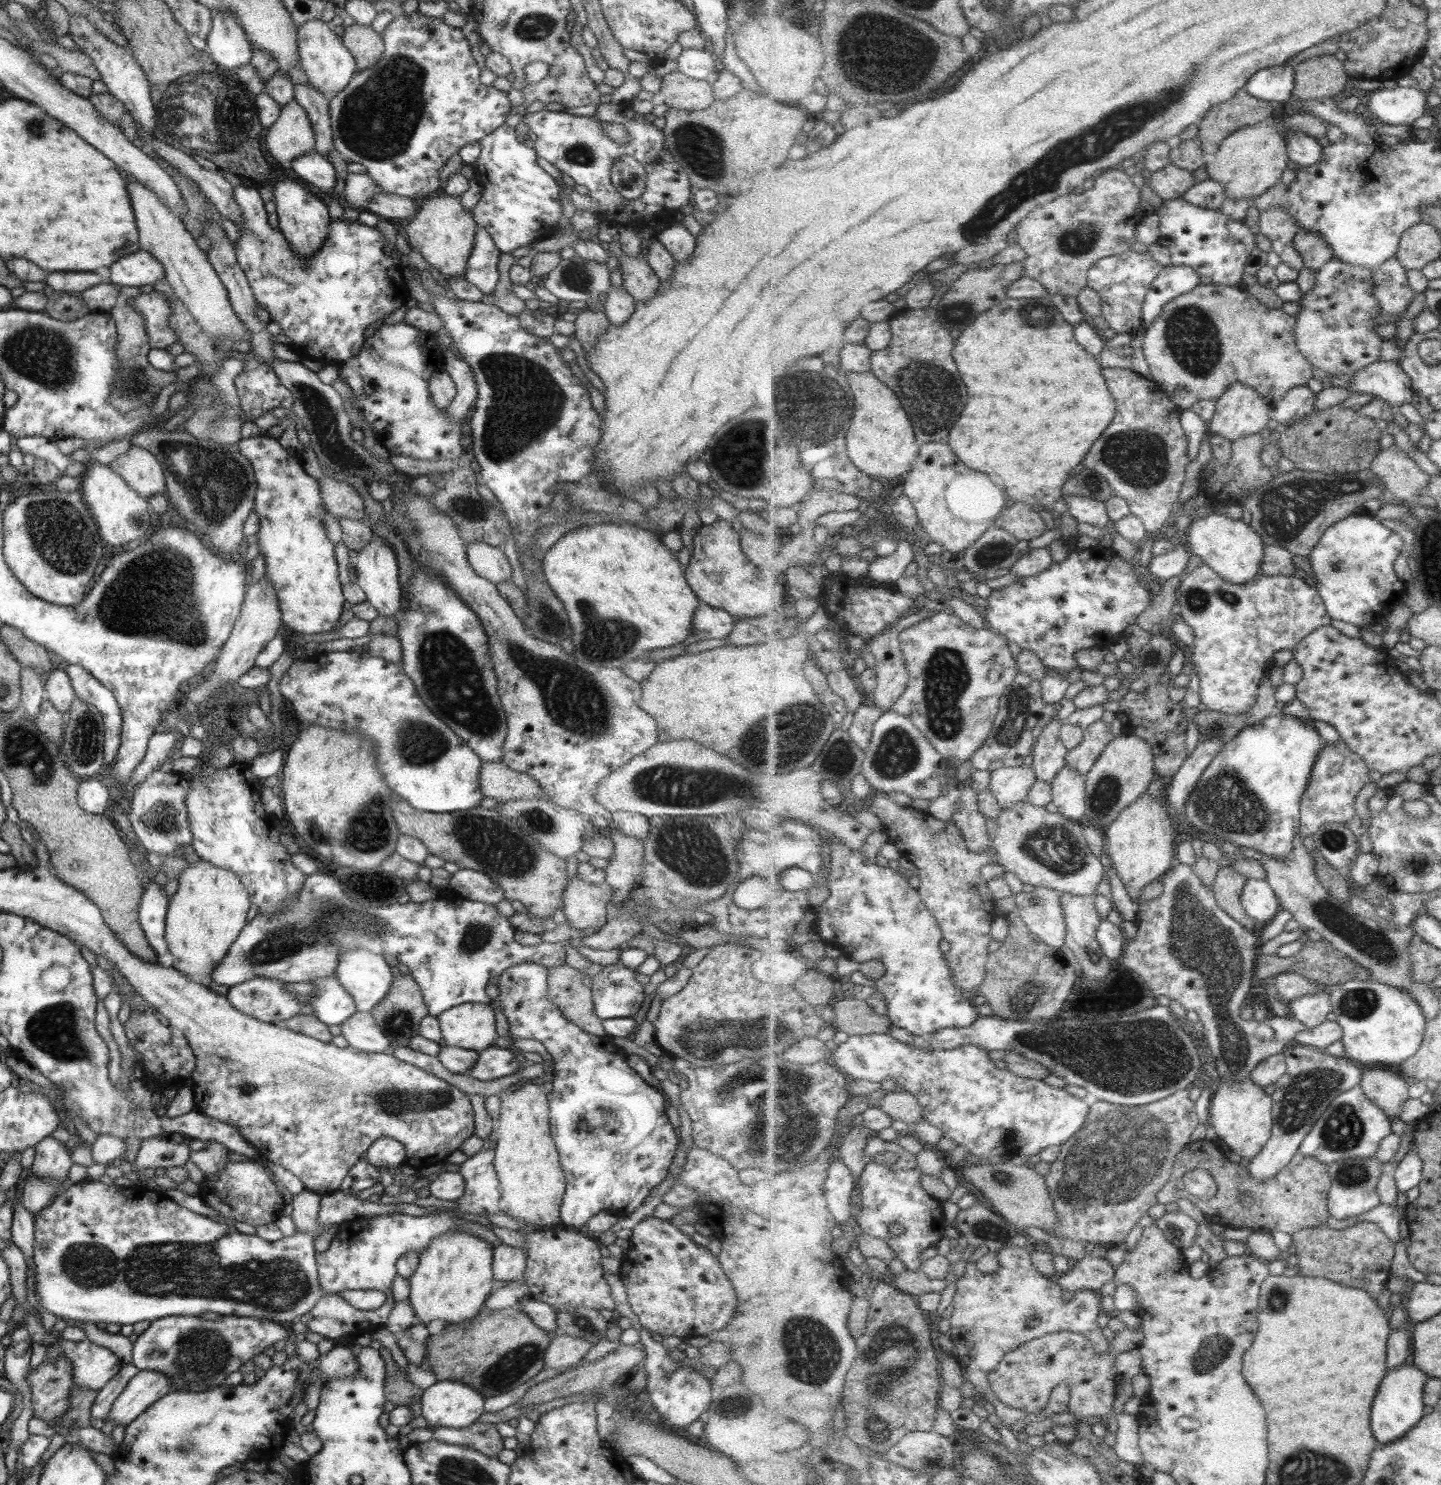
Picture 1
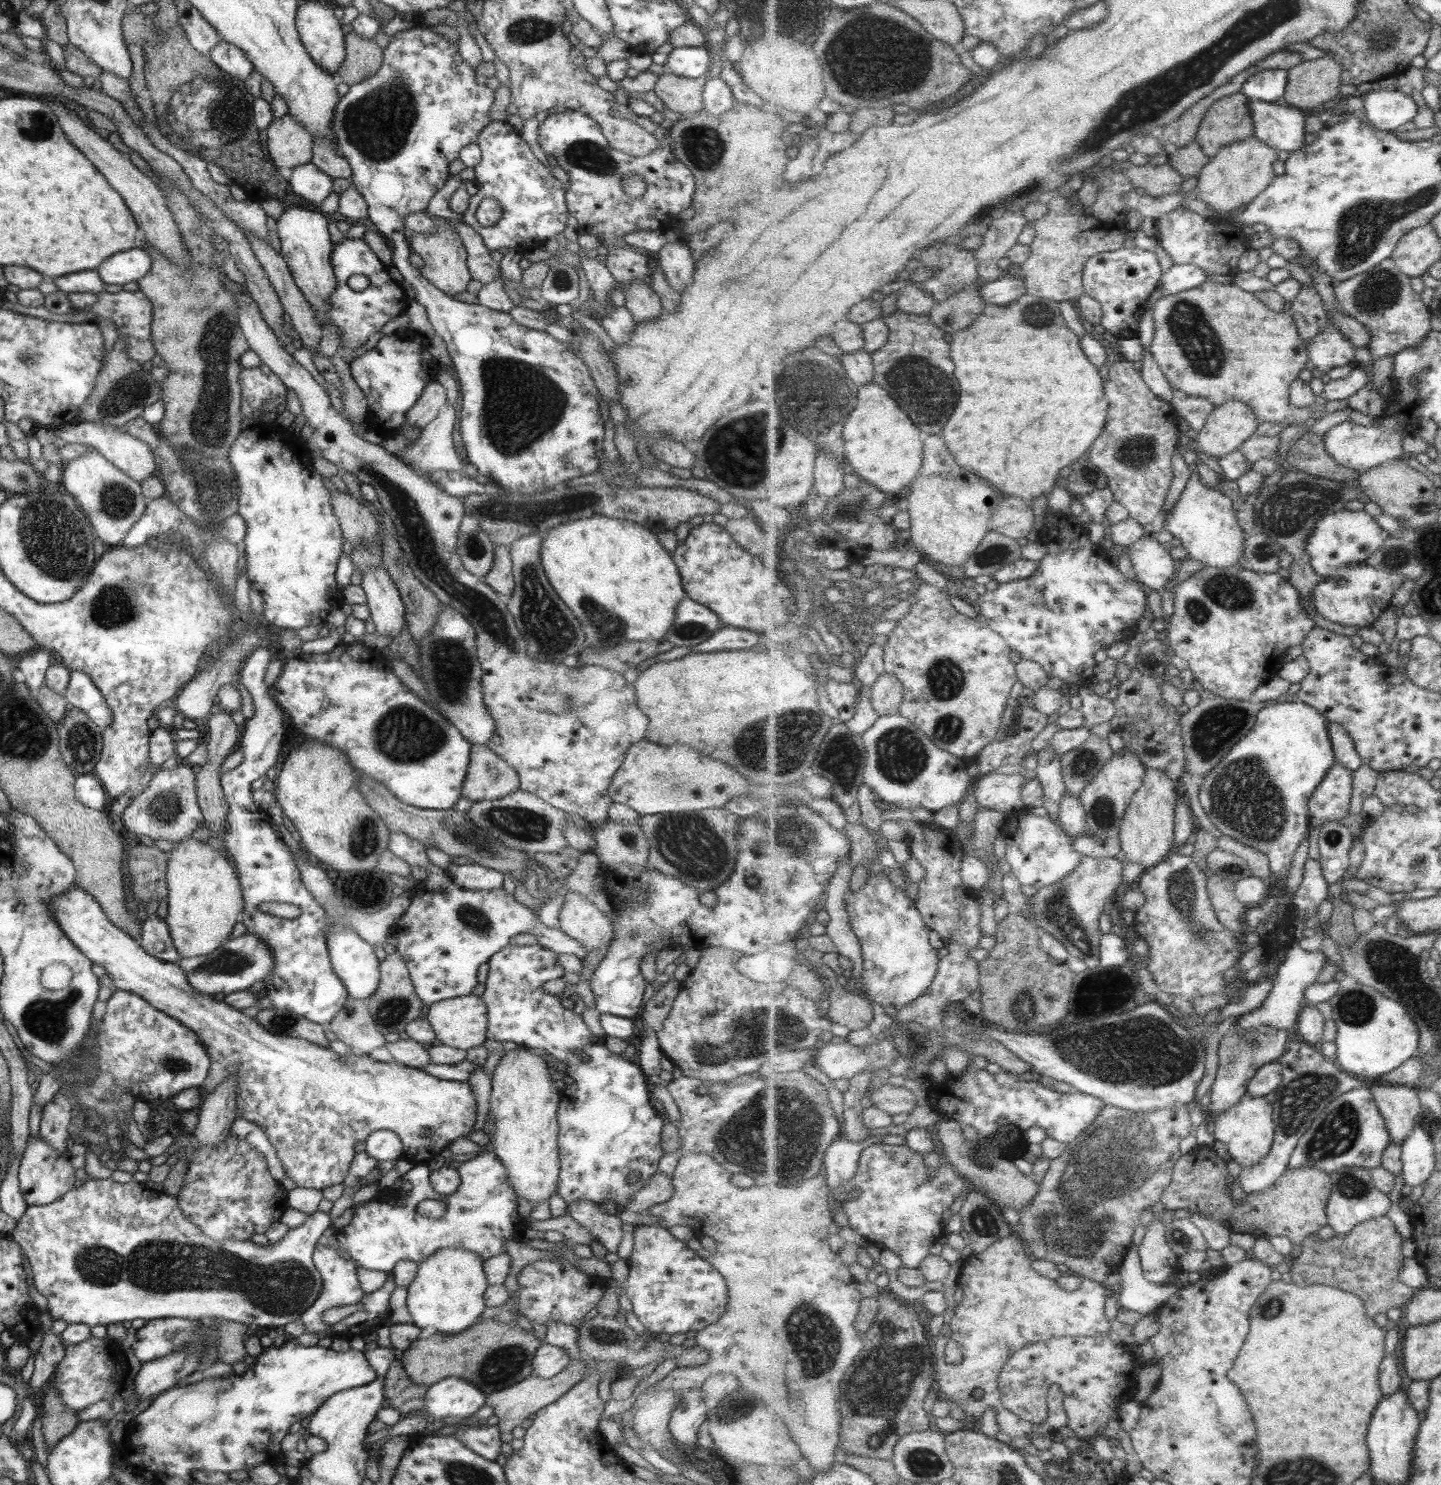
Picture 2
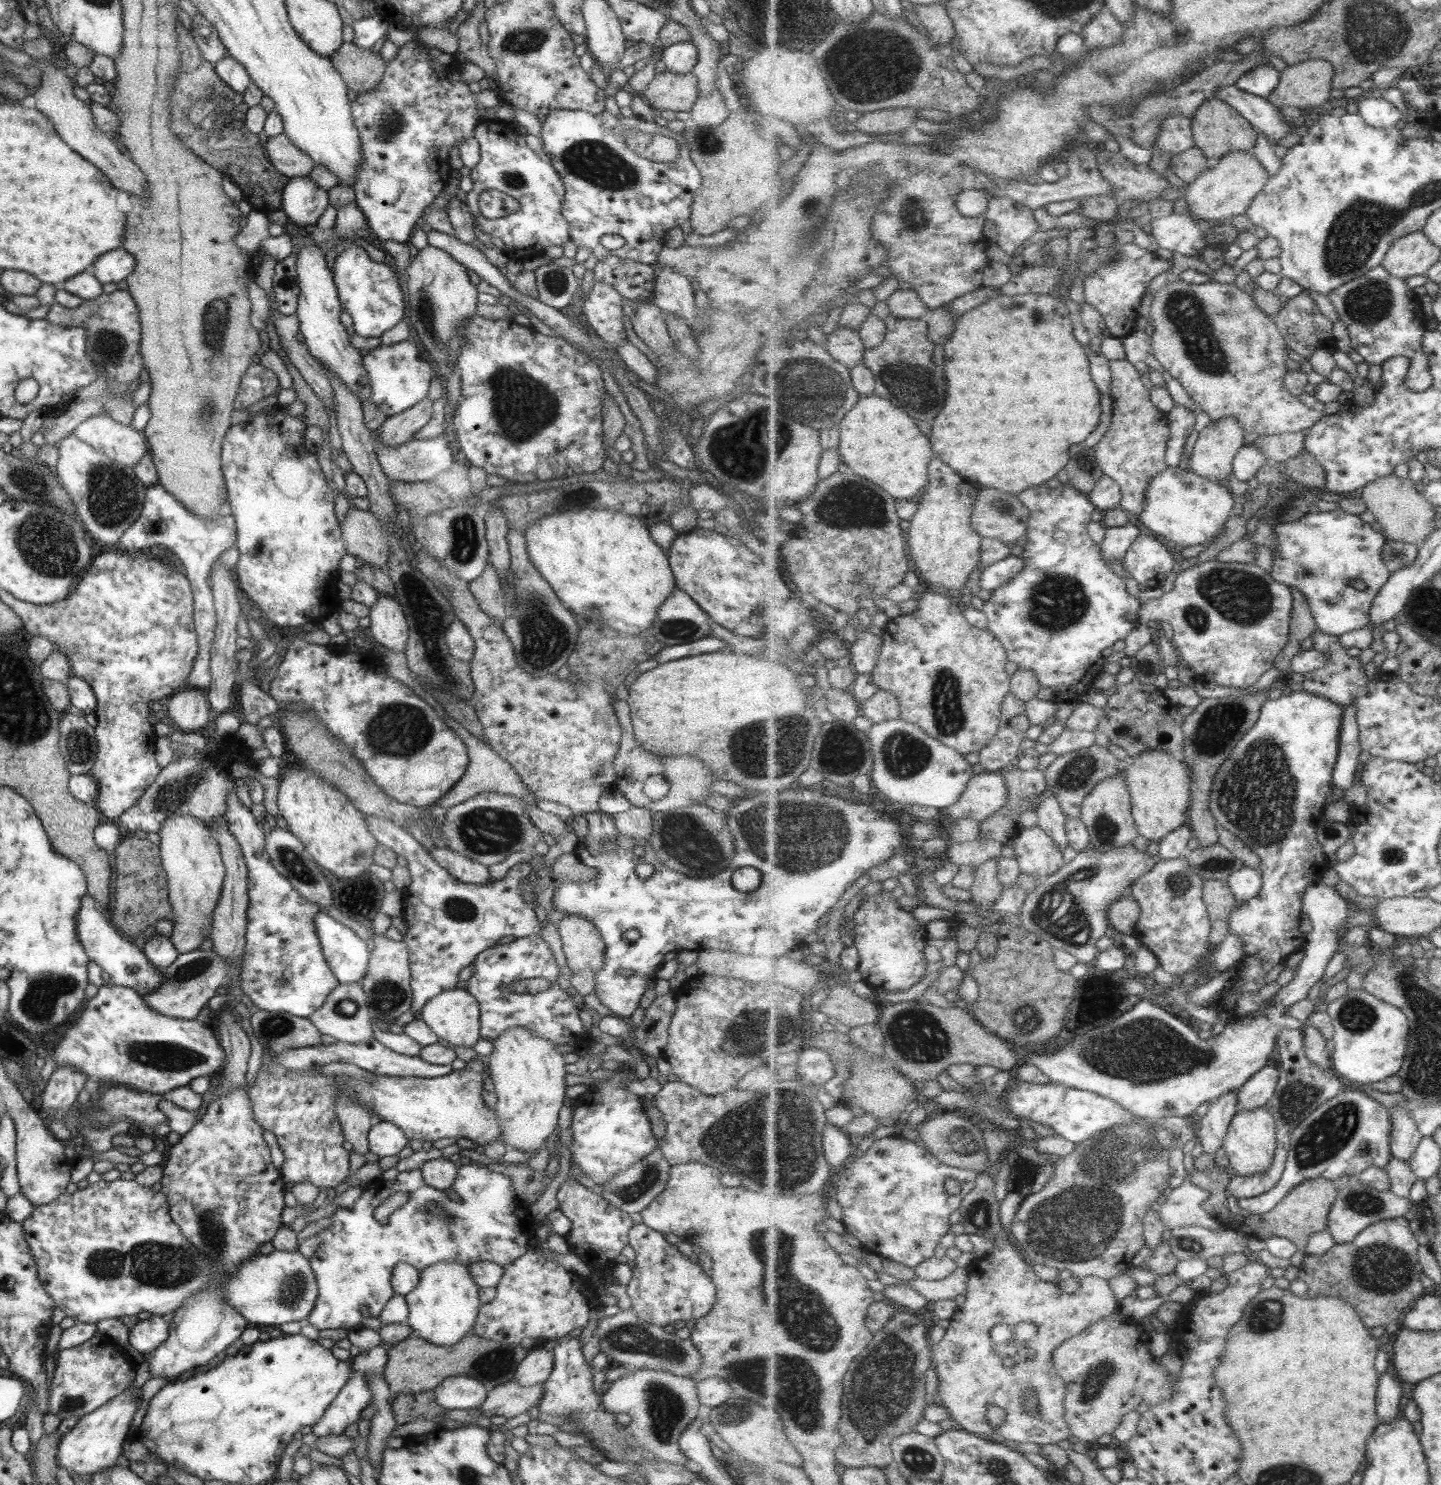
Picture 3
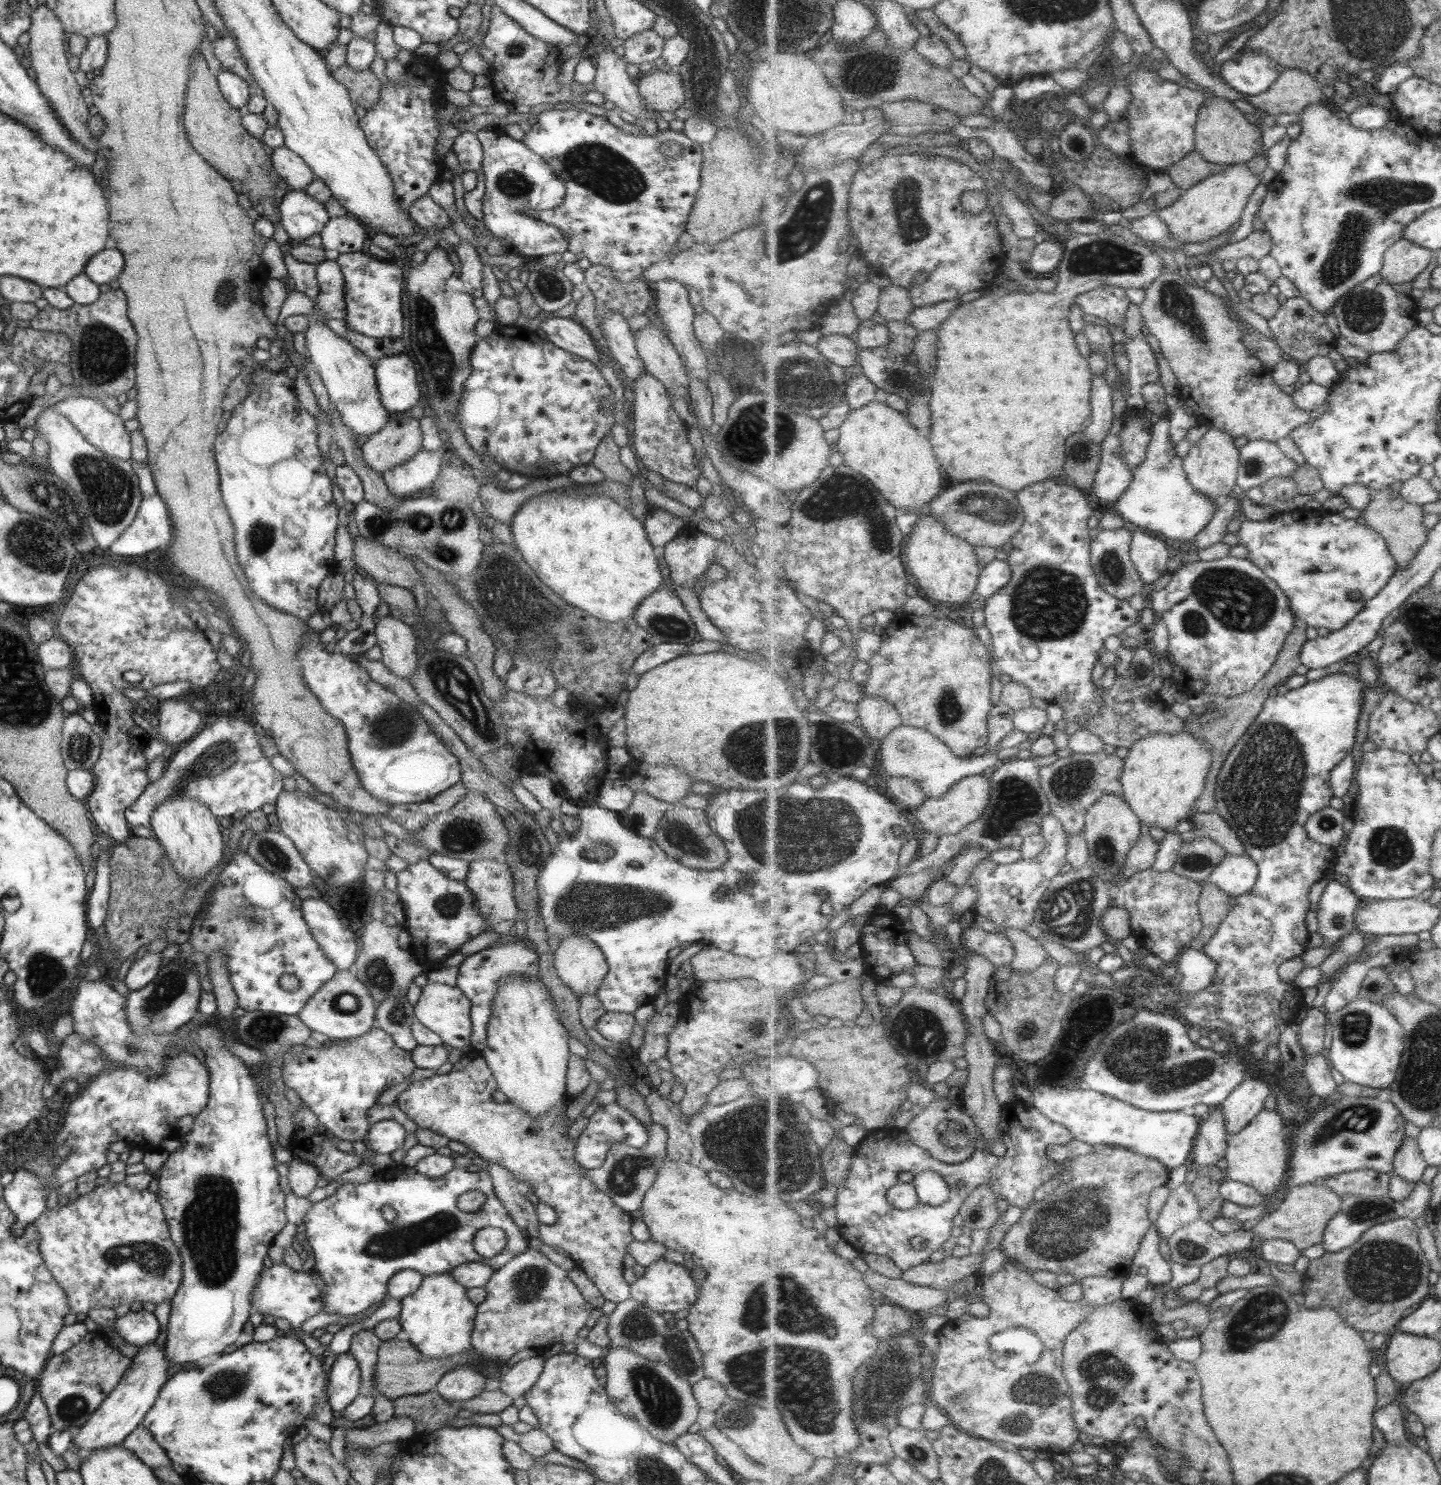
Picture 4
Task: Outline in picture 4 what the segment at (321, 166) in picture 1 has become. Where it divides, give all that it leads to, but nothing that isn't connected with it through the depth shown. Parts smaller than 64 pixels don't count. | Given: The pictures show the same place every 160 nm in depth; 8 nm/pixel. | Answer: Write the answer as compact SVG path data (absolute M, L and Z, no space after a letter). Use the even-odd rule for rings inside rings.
M289 190L289 193L279 203L279 215L281 228L283 228L289 237L289 245L303 243L306 238L320 234L329 218L324 210L324 204L313 200L311 196L307 195L305 190Z

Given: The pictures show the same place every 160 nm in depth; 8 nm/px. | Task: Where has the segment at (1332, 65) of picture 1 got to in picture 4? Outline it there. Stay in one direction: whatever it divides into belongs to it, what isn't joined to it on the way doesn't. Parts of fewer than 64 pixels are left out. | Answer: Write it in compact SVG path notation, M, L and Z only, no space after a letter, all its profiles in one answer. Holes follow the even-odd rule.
M1289 68L1263 94L1250 95L1248 102L1269 115L1296 114L1323 98L1319 79L1305 68Z

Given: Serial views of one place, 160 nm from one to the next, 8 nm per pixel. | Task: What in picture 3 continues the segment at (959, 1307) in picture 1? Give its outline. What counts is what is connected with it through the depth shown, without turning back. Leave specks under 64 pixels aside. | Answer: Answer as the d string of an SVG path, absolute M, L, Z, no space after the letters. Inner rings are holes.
M999 1235L999 1237L995 1237L995 1240L994 1252L983 1258L975 1258L968 1268L972 1278L967 1283L968 1291L965 1294L966 1300L963 1307L949 1320L949 1328L945 1330L943 1342L939 1342L941 1348L936 1348L935 1345L933 1349L933 1360L938 1377L936 1400L949 1410L951 1420L959 1429L987 1438L998 1432L1005 1439L1015 1443L1021 1442L1021 1444L1023 1442L1033 1442L1039 1446L1059 1444L1061 1440L1067 1440L1072 1435L1072 1430L1067 1423L1066 1408L1064 1407L1067 1392L1066 1382L1054 1367L1053 1351L1068 1338L1077 1333L1083 1333L1088 1326L1115 1313L1120 1306L1120 1301L1113 1294L1113 1290L1105 1278L1091 1276L1079 1279L1080 1285L1076 1292L1067 1292L1056 1283L1045 1282L1037 1277L1035 1266L1023 1257L1010 1235ZM1019 1322L1031 1322L1039 1328L1039 1336L1043 1338L1043 1348L1036 1352L1035 1360L1017 1362L1015 1370L1011 1370L1003 1365L1004 1356L993 1351L991 1328L997 1324L1019 1324ZM1029 1388L1032 1388L1038 1396L1037 1416L1029 1414L1029 1411L1026 1411L1022 1405L1022 1394ZM987 1404L995 1404L1006 1412L1005 1424L998 1426L998 1430L994 1429L994 1426L987 1420Z

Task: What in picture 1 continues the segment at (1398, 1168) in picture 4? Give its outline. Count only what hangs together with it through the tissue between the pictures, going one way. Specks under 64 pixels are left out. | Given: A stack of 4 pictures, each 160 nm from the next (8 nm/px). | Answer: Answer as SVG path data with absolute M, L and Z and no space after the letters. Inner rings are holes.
M1364 1068L1361 1086L1381 1110L1388 1114L1390 1120L1398 1117L1403 1110L1403 1104L1411 1097L1409 1094L1409 1080L1396 1068L1373 1069Z

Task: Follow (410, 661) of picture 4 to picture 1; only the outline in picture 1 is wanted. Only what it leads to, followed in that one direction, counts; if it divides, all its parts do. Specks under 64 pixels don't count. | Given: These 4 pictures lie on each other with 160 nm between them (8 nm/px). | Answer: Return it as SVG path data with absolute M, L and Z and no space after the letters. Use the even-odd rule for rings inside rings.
M373 534L370 541L366 542L361 550L357 550L354 563L357 572L356 584L364 592L365 600L377 611L378 616L393 616L400 610L403 594L398 581L396 558L385 541L387 540Z

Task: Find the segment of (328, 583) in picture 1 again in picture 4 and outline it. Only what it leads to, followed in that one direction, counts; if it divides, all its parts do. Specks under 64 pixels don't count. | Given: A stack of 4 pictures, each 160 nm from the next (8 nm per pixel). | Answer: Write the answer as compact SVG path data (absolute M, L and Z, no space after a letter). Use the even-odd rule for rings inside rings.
M253 363L250 371L250 385L248 386L248 394L235 407L225 422L224 429L217 434L214 440L214 461L218 472L218 487L222 501L224 502L227 514L232 522L234 530L235 554L237 562L247 579L249 588L253 594L266 602L274 609L292 614L294 617L306 620L308 616L317 609L317 587L328 572L335 570L336 562L333 560L333 545L335 540L337 524L337 509L331 497L330 480L325 475L323 467L323 458L317 449L317 423L316 420L305 411L299 402L295 399L293 391L293 383L287 377L285 371L267 371L261 363Z

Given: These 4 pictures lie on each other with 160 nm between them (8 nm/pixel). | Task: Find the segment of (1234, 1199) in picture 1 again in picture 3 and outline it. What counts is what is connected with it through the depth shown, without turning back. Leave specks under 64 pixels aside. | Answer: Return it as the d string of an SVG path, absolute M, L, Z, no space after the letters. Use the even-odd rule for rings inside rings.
M1215 1165L1213 1170L1209 1170L1211 1172L1191 1171L1187 1175L1187 1179L1210 1193L1209 1199L1203 1203L1203 1208L1209 1215L1217 1220L1222 1220L1226 1228L1235 1229L1241 1234L1262 1239L1264 1242L1268 1238L1282 1236L1294 1242L1299 1249L1307 1246L1311 1234L1328 1230L1329 1214L1337 1201L1337 1182L1327 1178L1310 1179L1297 1186L1273 1211L1263 1215L1249 1214L1248 1217L1242 1218L1229 1211L1230 1208L1227 1206L1228 1188L1219 1186L1219 1168L1221 1166Z

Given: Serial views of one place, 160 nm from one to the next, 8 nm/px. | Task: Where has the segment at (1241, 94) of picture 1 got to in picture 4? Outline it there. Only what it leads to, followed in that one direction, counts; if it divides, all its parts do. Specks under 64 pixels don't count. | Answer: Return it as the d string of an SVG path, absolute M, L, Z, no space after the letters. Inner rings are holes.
M1208 96L1200 108L1196 124L1196 150L1209 162L1227 166L1249 162L1263 148L1261 136L1263 129L1249 122L1246 114L1243 116L1243 112L1227 99Z

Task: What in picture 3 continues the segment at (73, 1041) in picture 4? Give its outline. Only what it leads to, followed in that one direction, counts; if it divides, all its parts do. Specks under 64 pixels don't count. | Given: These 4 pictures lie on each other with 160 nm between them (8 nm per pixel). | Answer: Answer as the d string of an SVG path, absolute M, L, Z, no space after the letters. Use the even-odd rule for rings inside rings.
M67 1065L57 1067L51 1072L42 1091L39 1091L43 1118L53 1112L56 1112L56 1118L64 1118L71 1104L76 1102L77 1093L87 1079L86 1074L74 1071Z

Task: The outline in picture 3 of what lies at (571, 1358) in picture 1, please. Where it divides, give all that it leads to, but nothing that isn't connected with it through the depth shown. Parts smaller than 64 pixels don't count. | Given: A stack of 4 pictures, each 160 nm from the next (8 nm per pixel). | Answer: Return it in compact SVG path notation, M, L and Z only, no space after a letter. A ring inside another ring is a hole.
M530 1349L517 1364L512 1380L519 1386L540 1384L551 1372L552 1354L544 1349Z

